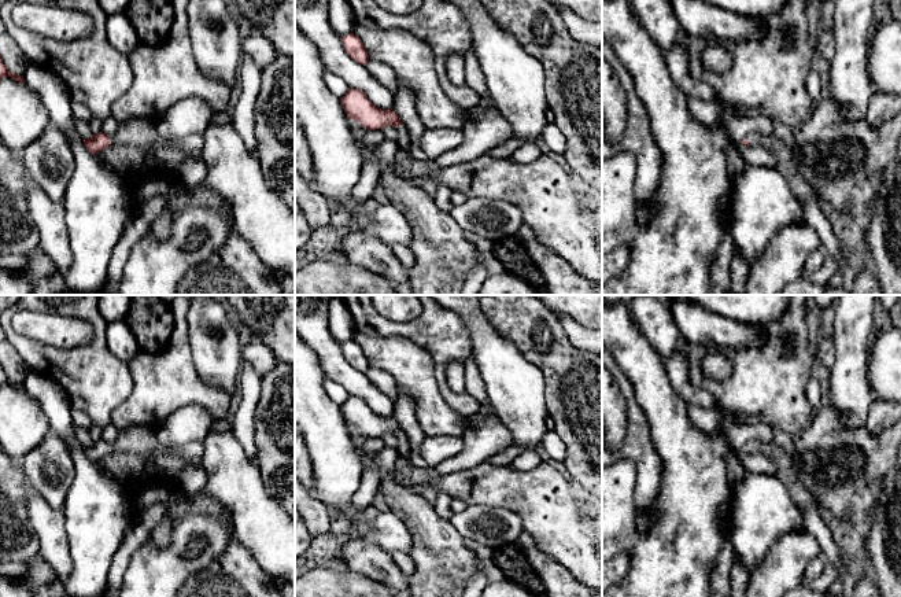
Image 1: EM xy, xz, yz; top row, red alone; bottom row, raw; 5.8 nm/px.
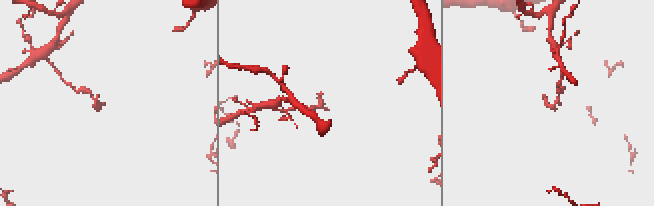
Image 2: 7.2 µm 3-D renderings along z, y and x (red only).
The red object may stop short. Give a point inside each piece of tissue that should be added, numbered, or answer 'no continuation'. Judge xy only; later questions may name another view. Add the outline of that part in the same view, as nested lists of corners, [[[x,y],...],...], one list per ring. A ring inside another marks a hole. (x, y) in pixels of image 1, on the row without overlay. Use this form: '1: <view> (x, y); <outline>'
1: xy (141, 439); [[[132,425],[121,430],[115,442],[108,446],[111,452],[134,452],[145,460],[159,454],[174,454],[192,467],[202,465],[202,457],[204,453],[203,442],[189,442],[177,447],[162,445],[151,425]]]

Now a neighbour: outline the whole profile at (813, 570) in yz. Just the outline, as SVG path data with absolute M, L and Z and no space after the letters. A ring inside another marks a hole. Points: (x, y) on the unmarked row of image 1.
M823 557L813 559L805 568L805 578L806 579L817 579L826 565L826 560Z

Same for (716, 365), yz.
M708 350L702 357L702 372L708 379L725 380L732 372L732 365L723 350Z

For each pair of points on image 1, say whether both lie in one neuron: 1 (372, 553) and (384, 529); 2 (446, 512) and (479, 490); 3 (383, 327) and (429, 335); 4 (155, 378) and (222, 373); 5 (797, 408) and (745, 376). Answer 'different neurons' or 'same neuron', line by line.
1: different neurons
2: different neurons
3: same neuron
4: different neurons
5: same neuron

